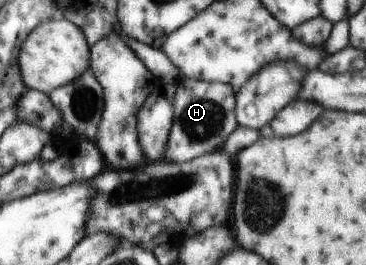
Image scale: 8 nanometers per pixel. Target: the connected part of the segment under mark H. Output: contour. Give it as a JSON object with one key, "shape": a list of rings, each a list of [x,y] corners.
{"shape":[[[179,75],[173,84],[172,102],[175,119],[165,147],[166,162],[184,163],[196,159],[198,155],[218,150],[236,127],[234,93],[228,84]]]}

